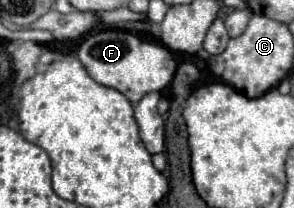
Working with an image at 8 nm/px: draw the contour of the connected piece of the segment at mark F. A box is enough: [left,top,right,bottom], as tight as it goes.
[78,29,176,103]

